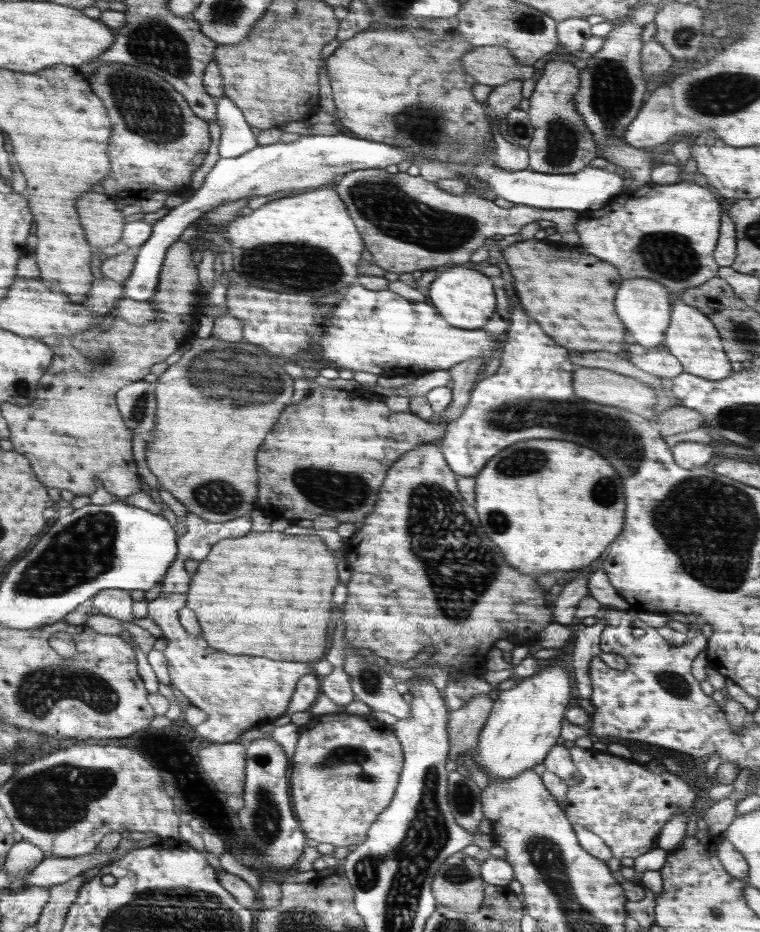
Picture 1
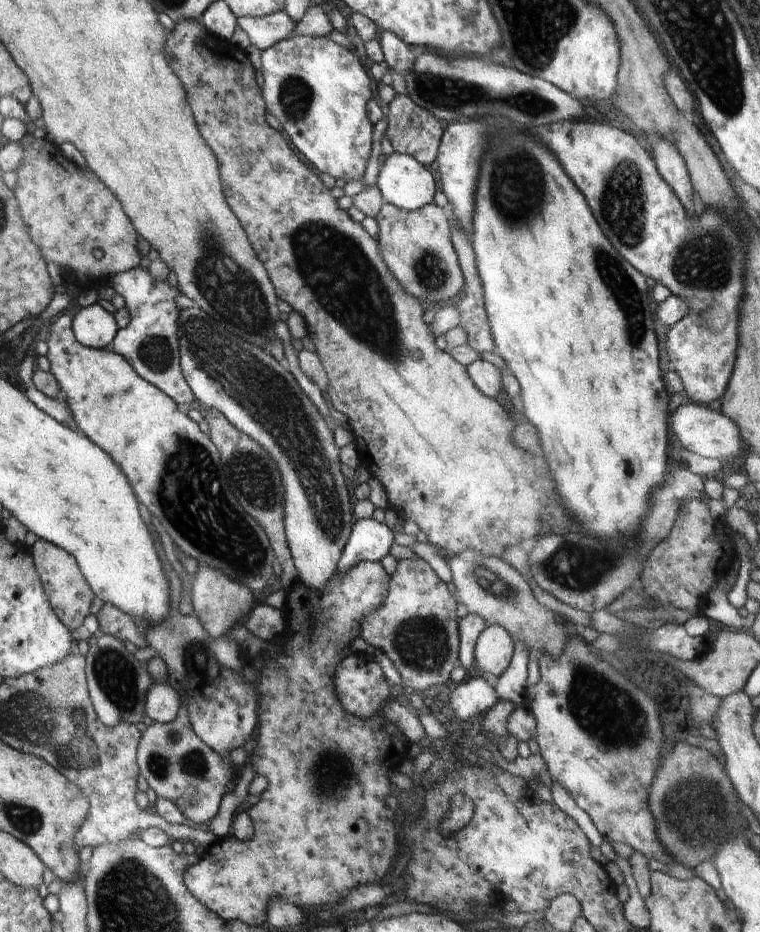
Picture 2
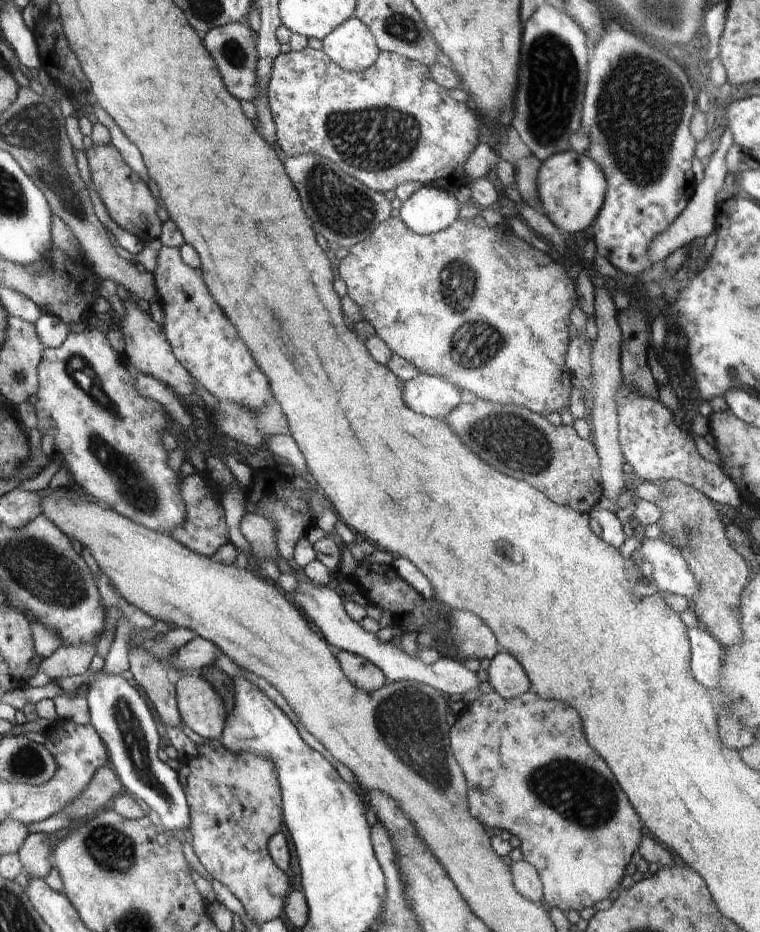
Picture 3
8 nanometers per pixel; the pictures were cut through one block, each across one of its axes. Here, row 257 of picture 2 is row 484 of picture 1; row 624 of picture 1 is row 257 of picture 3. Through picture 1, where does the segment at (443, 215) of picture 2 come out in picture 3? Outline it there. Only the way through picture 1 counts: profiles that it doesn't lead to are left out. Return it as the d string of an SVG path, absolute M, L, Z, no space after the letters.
M390 216L383 220L366 240L350 247L348 256L340 262L338 274L348 286L348 296L362 308L364 320L368 320L374 326L376 334L386 342L392 354L410 361L420 373L444 376L452 380L454 384L462 386L464 390L480 394L480 398L500 402L500 404L518 404L542 416L548 416L552 412L560 413L564 406L569 405L572 386L565 361L569 338L565 324L576 296L576 282L569 277L565 269L552 262L546 253L518 239L514 233L504 230L502 234L500 226L477 228L474 223L461 222L458 218L448 228L424 236L412 232L400 217Z

